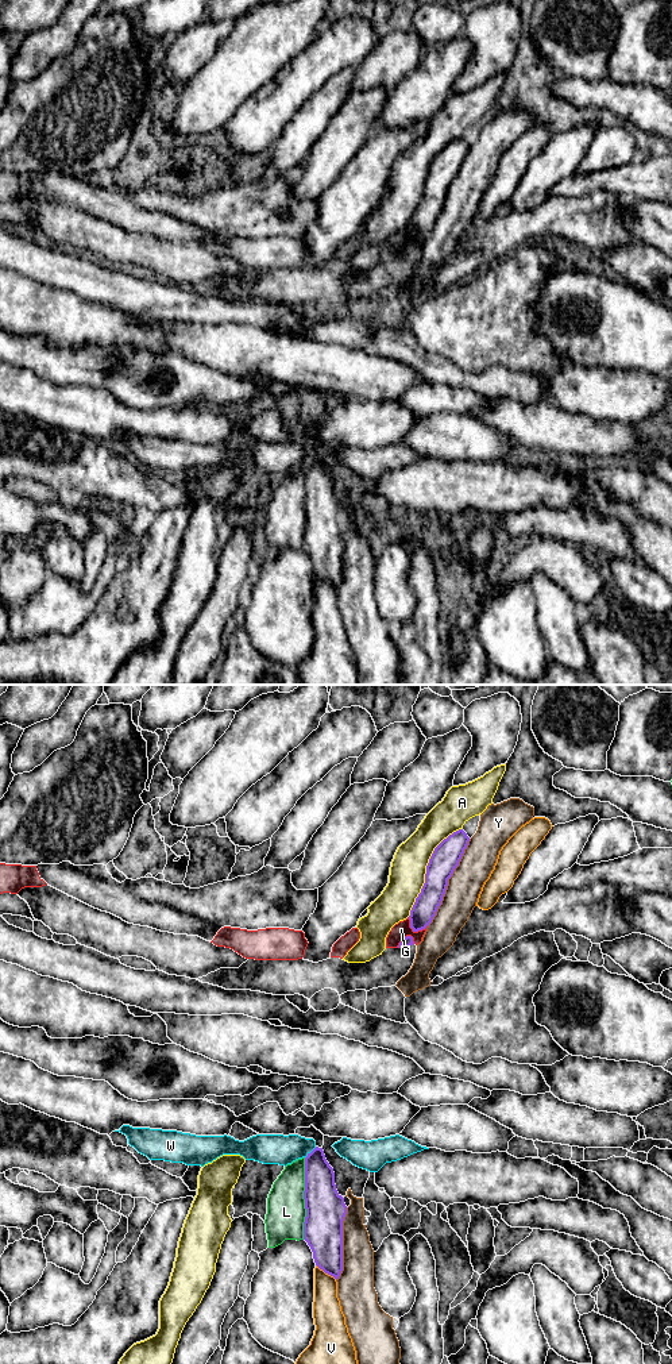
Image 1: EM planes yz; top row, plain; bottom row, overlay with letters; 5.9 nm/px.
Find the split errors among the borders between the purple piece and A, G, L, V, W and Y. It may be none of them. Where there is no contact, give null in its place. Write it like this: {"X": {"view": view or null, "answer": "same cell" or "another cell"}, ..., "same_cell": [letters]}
{"A": {"view": "yz", "answer": "another cell"}, "G": {"view": "yz", "answer": "another cell"}, "L": {"view": "yz", "answer": "another cell"}, "V": {"view": "yz", "answer": "another cell"}, "W": {"view": "yz", "answer": "another cell"}, "Y": {"view": "yz", "answer": "another cell"}, "same_cell": []}

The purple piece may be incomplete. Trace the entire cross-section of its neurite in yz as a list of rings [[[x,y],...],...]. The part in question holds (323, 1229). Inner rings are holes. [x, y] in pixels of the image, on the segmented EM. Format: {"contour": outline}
{"contour": [[[318,1147],[305,1157],[304,1199],[304,1240],[313,1252],[316,1265],[337,1280],[343,1271],[343,1221],[347,1206],[336,1190],[333,1168]]]}

